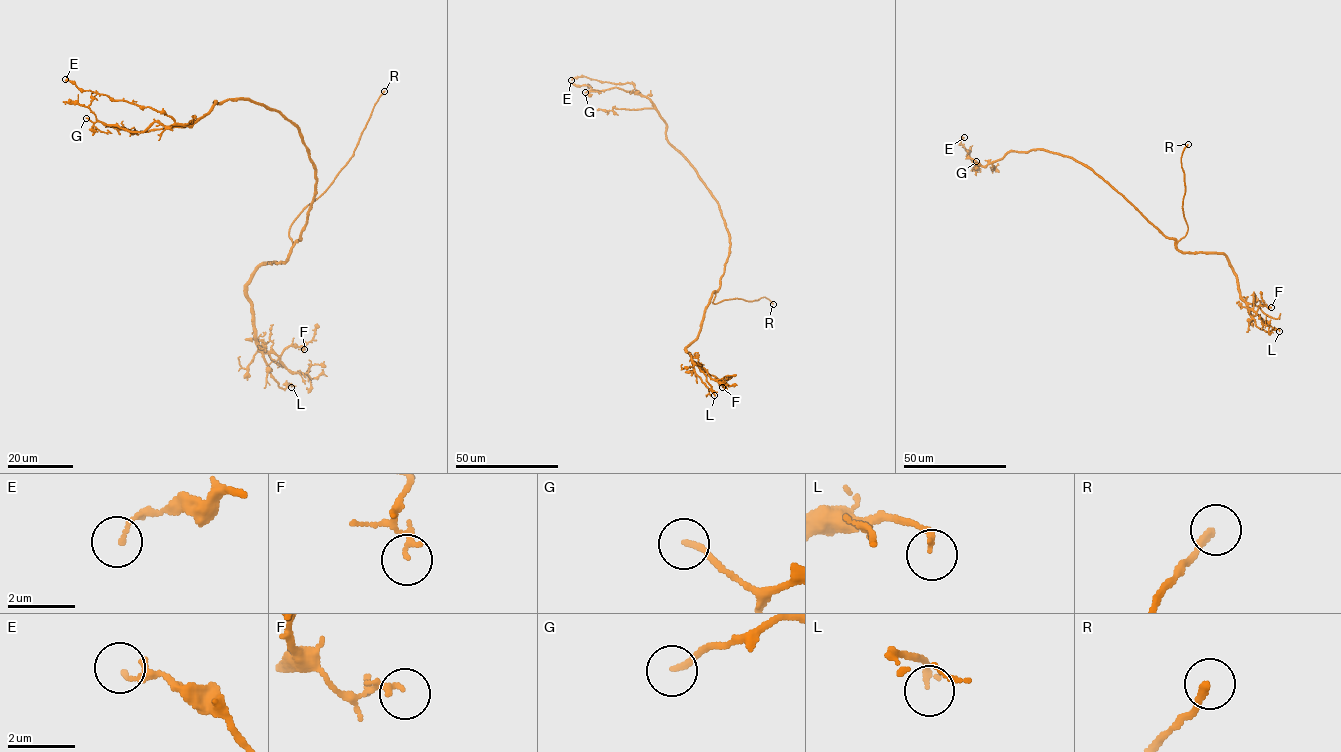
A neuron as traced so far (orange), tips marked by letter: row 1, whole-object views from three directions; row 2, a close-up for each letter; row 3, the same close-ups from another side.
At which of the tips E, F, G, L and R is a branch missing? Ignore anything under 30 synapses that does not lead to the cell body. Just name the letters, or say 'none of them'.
G, R

